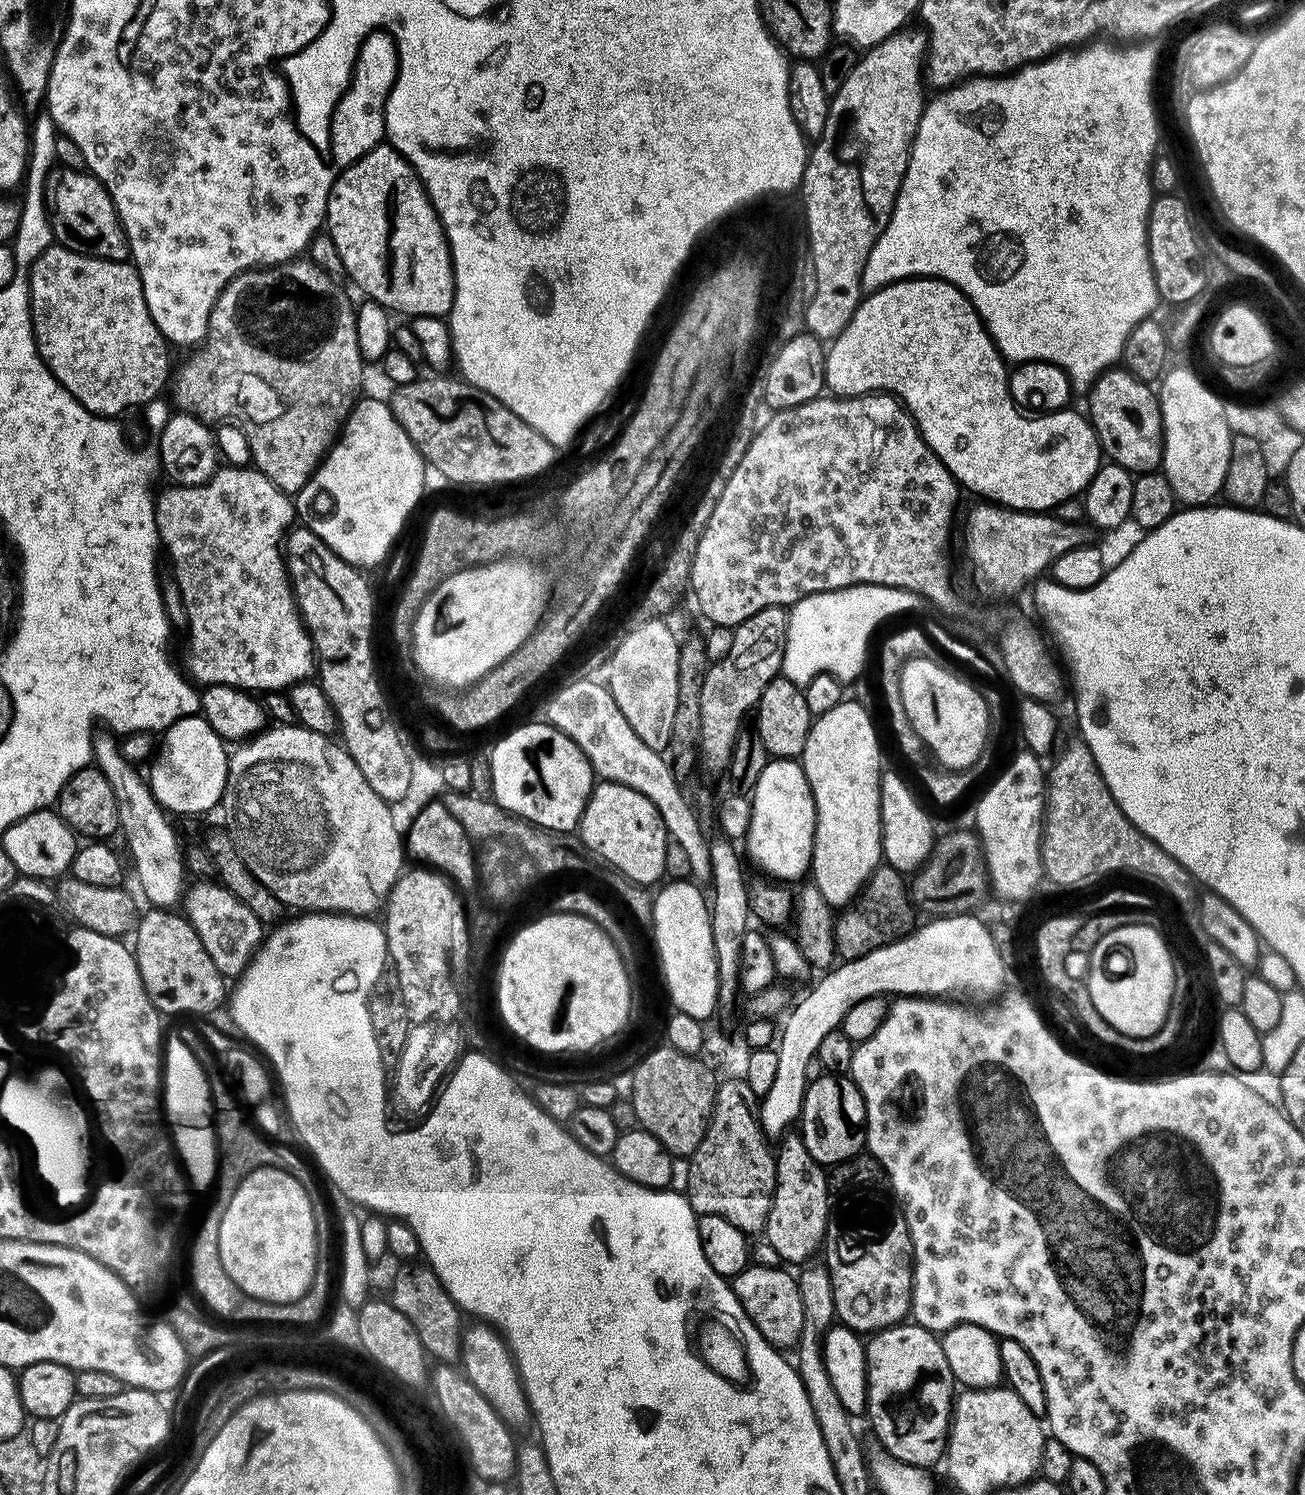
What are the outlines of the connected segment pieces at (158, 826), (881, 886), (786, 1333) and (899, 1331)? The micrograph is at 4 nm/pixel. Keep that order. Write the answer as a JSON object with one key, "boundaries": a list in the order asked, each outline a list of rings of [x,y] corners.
{"boundaries":[[[[99,733],[93,737],[92,751],[95,767],[106,775],[118,798],[120,834],[124,836],[145,896],[153,907],[175,907],[186,890],[186,858],[165,809],[154,799],[151,787],[142,780],[137,767],[125,758],[118,740]]],[[[887,862],[880,863],[870,874],[870,878],[860,889],[851,906],[845,907],[844,912],[835,917],[833,942],[836,955],[841,961],[857,960],[874,950],[895,940],[909,935],[917,927],[916,912],[912,909],[912,900],[904,889],[905,877],[899,870],[892,868]]],[[[749,1266],[731,1277],[732,1293],[740,1300],[744,1313],[752,1319],[754,1326],[777,1349],[785,1350],[797,1343],[803,1330],[802,1294],[799,1293],[797,1277],[780,1268],[755,1268]]],[[[915,1322],[895,1324],[892,1328],[871,1333],[867,1337],[864,1353],[868,1359],[866,1417],[872,1423],[873,1434],[880,1439],[877,1440],[879,1447],[910,1467],[931,1469],[931,1464],[945,1459],[954,1407],[954,1379],[946,1354],[943,1353],[941,1337]]]]}

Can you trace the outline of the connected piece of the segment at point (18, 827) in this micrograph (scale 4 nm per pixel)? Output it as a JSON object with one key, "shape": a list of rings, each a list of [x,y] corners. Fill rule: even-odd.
{"shape":[[[41,810],[11,824],[2,834],[2,846],[10,858],[13,869],[19,875],[21,872],[24,876],[32,876],[28,878],[48,882],[51,881],[51,876],[63,877],[71,869],[78,851],[78,837],[61,818],[59,812]]]}

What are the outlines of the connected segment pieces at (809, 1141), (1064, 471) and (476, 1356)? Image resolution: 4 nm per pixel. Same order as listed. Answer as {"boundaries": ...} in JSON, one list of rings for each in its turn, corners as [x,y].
{"boundaries":[[[[822,1074],[817,1080],[809,1083],[804,1092],[804,1105],[800,1107],[798,1132],[804,1141],[806,1150],[810,1150],[810,1154],[819,1164],[835,1166],[861,1155],[866,1148],[867,1122],[866,1106],[855,1080],[845,1078],[840,1074]]],[[[909,278],[897,280],[895,284],[888,284],[885,288],[879,288],[877,292],[867,293],[861,299],[860,305],[856,307],[856,312],[850,318],[850,322],[837,334],[836,339],[827,345],[824,378],[827,387],[829,389],[832,387],[833,390],[831,391],[837,397],[863,396],[865,393],[879,392],[889,393],[895,397],[904,406],[907,415],[915,422],[925,443],[938,456],[940,464],[952,474],[957,485],[963,486],[965,484],[970,491],[977,492],[980,498],[988,502],[995,502],[1006,509],[1029,513],[1047,513],[1052,510],[1055,504],[1060,504],[1063,500],[1070,499],[1071,496],[1078,495],[1079,497],[1085,491],[1092,480],[1092,476],[1102,464],[1102,458],[1100,458],[1102,445],[1095,427],[1083,415],[1080,417],[1076,412],[1056,410],[1048,414],[1052,416],[1023,416],[1020,413],[1023,411],[1012,399],[1012,393],[1009,391],[1010,372],[1004,367],[1006,367],[1006,361],[1000,355],[1000,351],[997,350],[992,337],[988,335],[988,330],[977,314],[976,307],[961,294],[958,288],[939,278]]],[[[473,1324],[461,1337],[461,1361],[465,1378],[495,1409],[500,1419],[516,1431],[530,1422],[530,1404],[510,1351],[503,1339],[486,1324]]]]}

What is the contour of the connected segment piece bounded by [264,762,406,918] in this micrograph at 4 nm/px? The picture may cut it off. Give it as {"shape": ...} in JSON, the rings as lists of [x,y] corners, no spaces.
{"shape":[[[344,762],[344,770],[342,770],[342,776],[344,776],[344,782],[346,784],[330,784],[330,792],[326,792],[326,808],[328,808],[328,814],[330,814],[330,818],[334,820],[334,824],[338,826],[336,830],[342,830],[340,834],[344,834],[344,836],[336,836],[334,838],[334,834],[332,834],[332,840],[334,842],[330,842],[330,848],[320,848],[318,846],[318,850],[330,850],[328,854],[326,854],[326,858],[324,860],[312,860],[312,858],[308,858],[308,852],[314,852],[314,848],[306,848],[306,846],[310,846],[312,842],[310,842],[310,832],[312,832],[312,826],[308,826],[310,830],[306,832],[306,822],[300,822],[300,836],[302,836],[302,830],[304,830],[304,846],[302,848],[298,848],[296,852],[292,852],[290,854],[290,860],[294,858],[294,860],[298,860],[298,874],[296,876],[276,876],[276,874],[264,874],[266,876],[266,880],[268,880],[268,888],[270,891],[276,894],[277,898],[281,900],[281,902],[287,906],[289,909],[292,908],[300,908],[296,910],[303,910],[305,913],[310,912],[339,912],[341,914],[347,914],[350,916],[363,916],[365,918],[371,917],[372,912],[379,913],[381,909],[385,907],[386,901],[390,893],[392,893],[393,886],[396,885],[396,879],[400,877],[400,873],[405,871],[406,863],[404,864],[404,860],[406,861],[406,844],[402,839],[402,832],[396,829],[396,820],[392,817],[392,812],[390,809],[389,801],[383,800],[378,794],[374,794],[374,790],[367,782],[362,782],[363,774],[358,774],[358,766],[356,764],[350,764],[350,762]]]}

